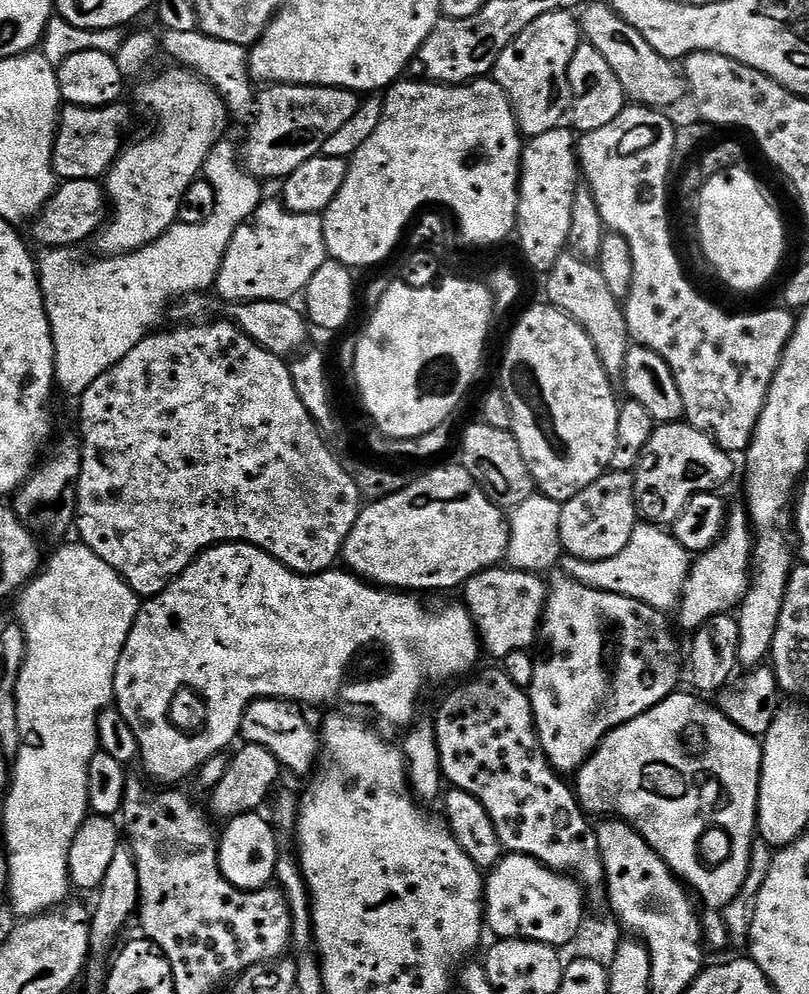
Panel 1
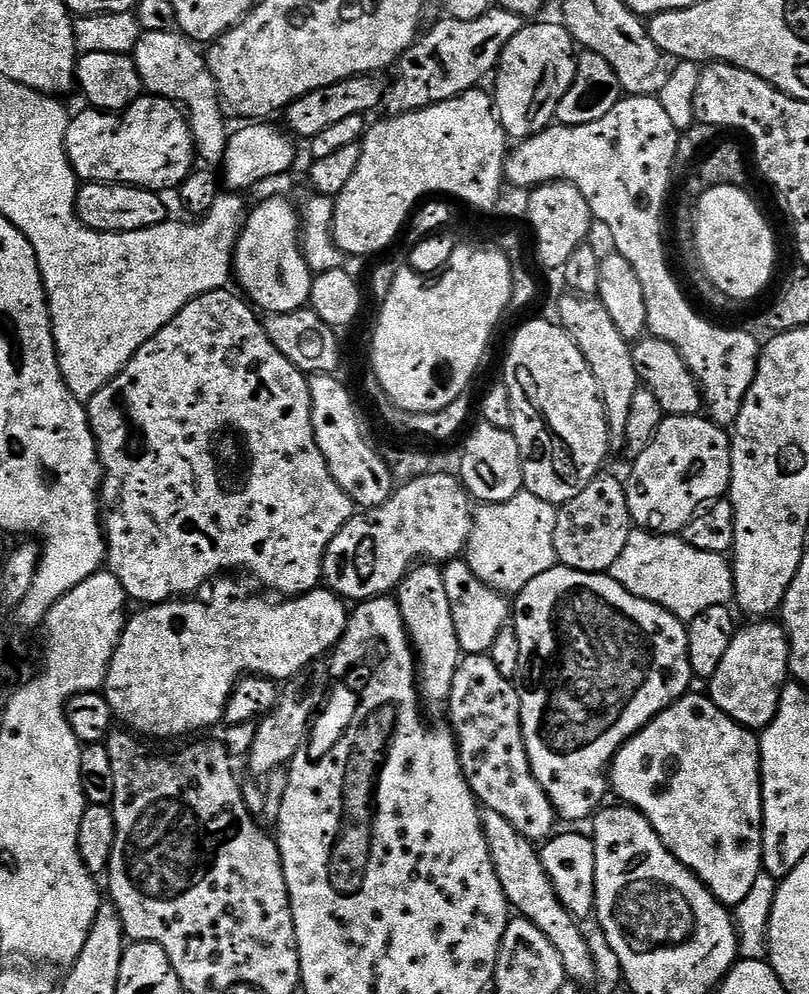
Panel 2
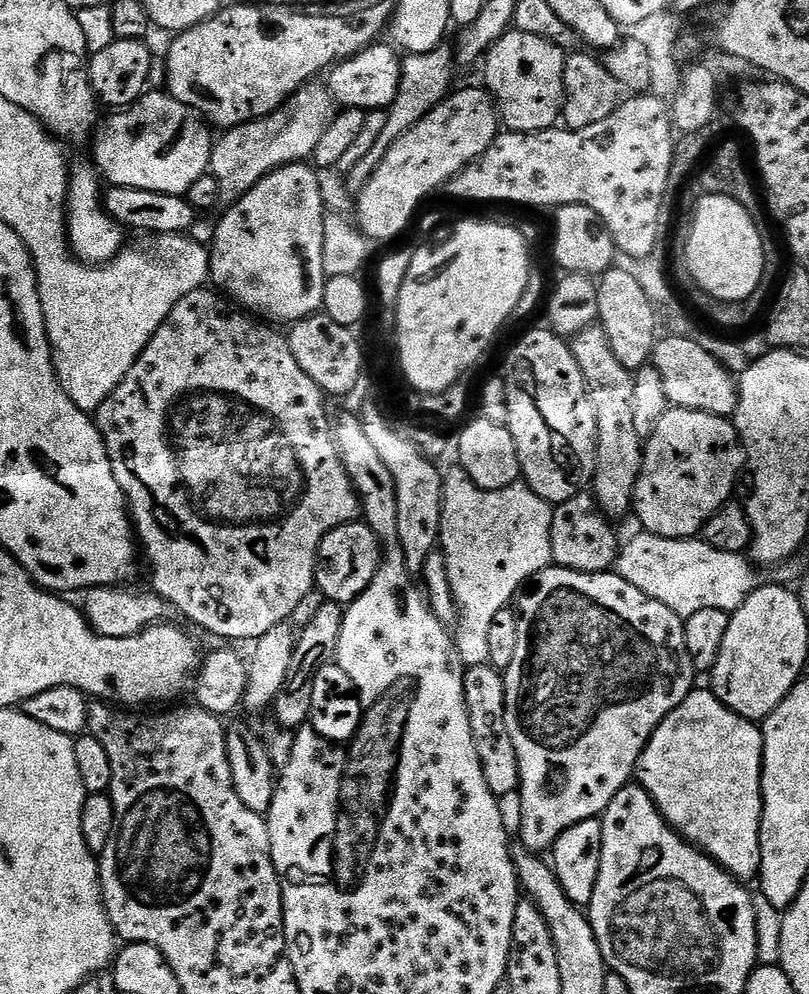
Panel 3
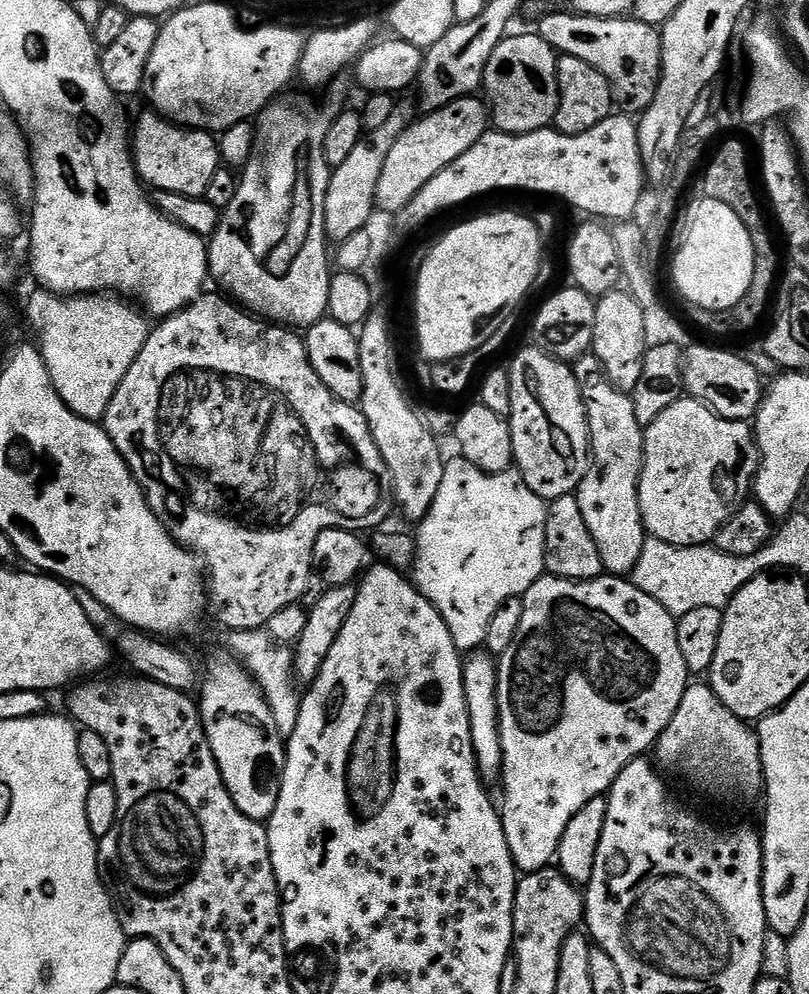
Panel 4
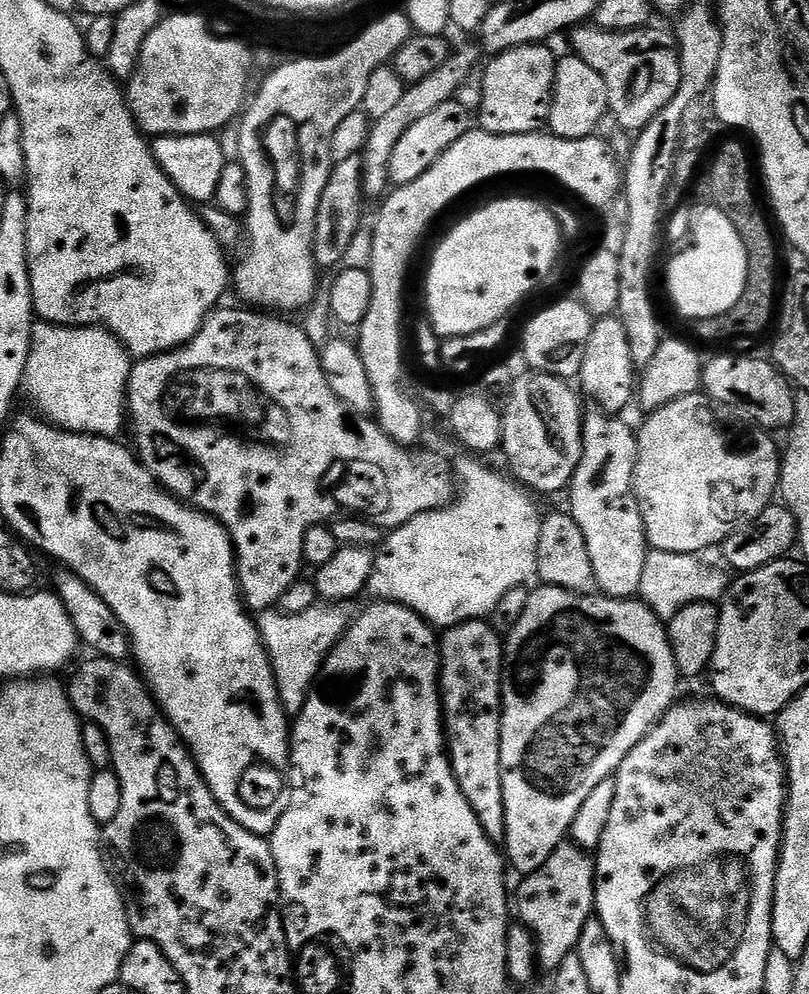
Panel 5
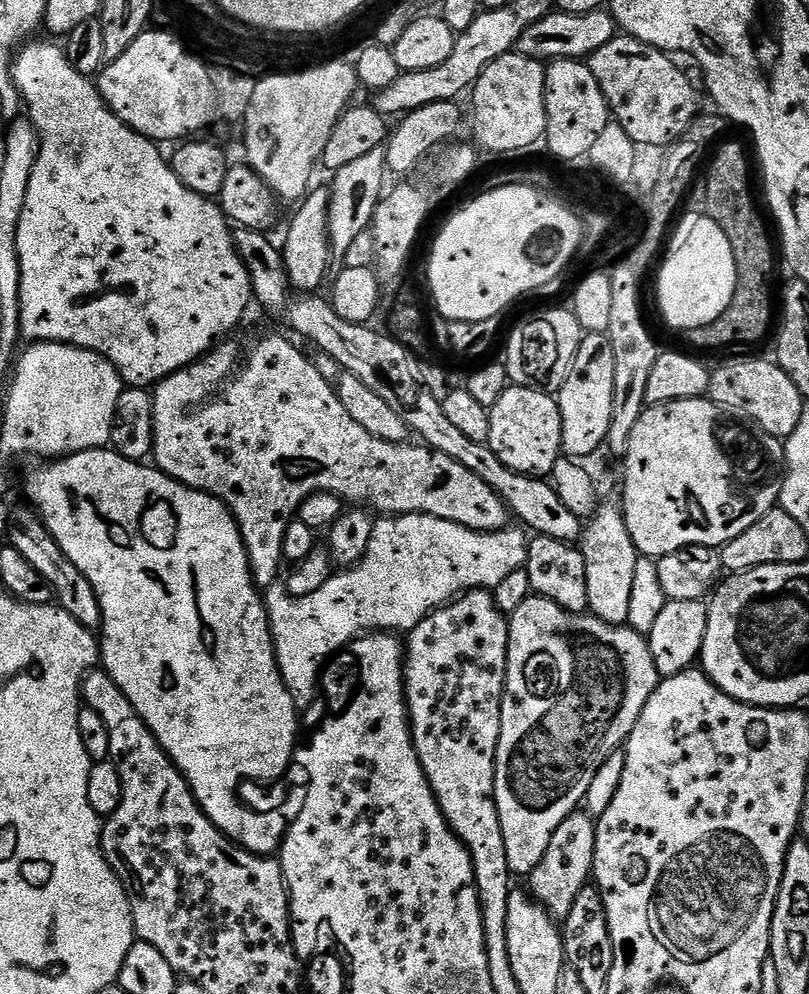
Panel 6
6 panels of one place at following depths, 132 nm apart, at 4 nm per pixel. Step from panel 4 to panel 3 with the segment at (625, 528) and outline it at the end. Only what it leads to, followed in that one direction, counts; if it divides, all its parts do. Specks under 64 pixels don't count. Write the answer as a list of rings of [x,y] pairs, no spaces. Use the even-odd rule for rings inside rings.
[[[594,323],[571,337],[570,347],[578,370],[582,370],[588,401],[594,410],[596,423],[596,475],[591,487],[601,510],[609,518],[629,515],[636,495],[636,483],[640,477],[640,463],[644,461],[642,438],[634,430],[634,382],[633,369],[622,366],[610,350],[606,330]]]

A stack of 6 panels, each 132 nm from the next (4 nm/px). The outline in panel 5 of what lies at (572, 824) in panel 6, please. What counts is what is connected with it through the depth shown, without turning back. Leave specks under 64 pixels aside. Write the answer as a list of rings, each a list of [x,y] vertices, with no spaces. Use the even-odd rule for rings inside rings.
[[[565,842],[554,850],[554,854],[550,854],[550,858],[546,862],[542,862],[542,866],[538,870],[534,870],[530,875],[523,877],[519,881],[521,884],[514,888],[514,912],[520,915],[519,923],[523,927],[527,928],[532,933],[534,941],[534,956],[542,967],[548,971],[548,974],[554,974],[558,970],[558,966],[562,966],[562,958],[573,955],[576,943],[582,932],[582,926],[590,919],[593,919],[594,909],[596,906],[596,869],[594,867],[594,860],[591,855],[585,854],[581,849],[577,848],[575,844],[571,842]]]

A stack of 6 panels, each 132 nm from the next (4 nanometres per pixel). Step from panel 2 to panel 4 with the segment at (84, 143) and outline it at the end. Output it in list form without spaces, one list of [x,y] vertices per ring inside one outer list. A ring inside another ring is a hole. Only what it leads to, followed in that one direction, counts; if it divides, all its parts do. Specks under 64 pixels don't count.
[[[151,110],[145,112],[136,128],[134,124],[134,131],[130,136],[130,151],[132,160],[136,163],[137,177],[156,192],[203,198],[206,186],[210,186],[210,178],[214,178],[214,174],[222,167],[217,137],[211,132],[181,128]]]

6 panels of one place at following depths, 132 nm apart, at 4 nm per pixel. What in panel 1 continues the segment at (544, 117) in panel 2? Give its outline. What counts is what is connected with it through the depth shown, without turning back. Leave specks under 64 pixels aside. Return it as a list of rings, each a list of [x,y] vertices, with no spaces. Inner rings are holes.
[[[551,12],[542,14],[542,18],[534,18],[534,22],[526,26],[526,30],[506,46],[506,50],[502,50],[494,78],[508,95],[516,111],[516,123],[525,137],[546,134],[546,130],[561,127],[563,120],[560,119],[566,116],[568,67],[581,42],[577,17],[572,12]]]

